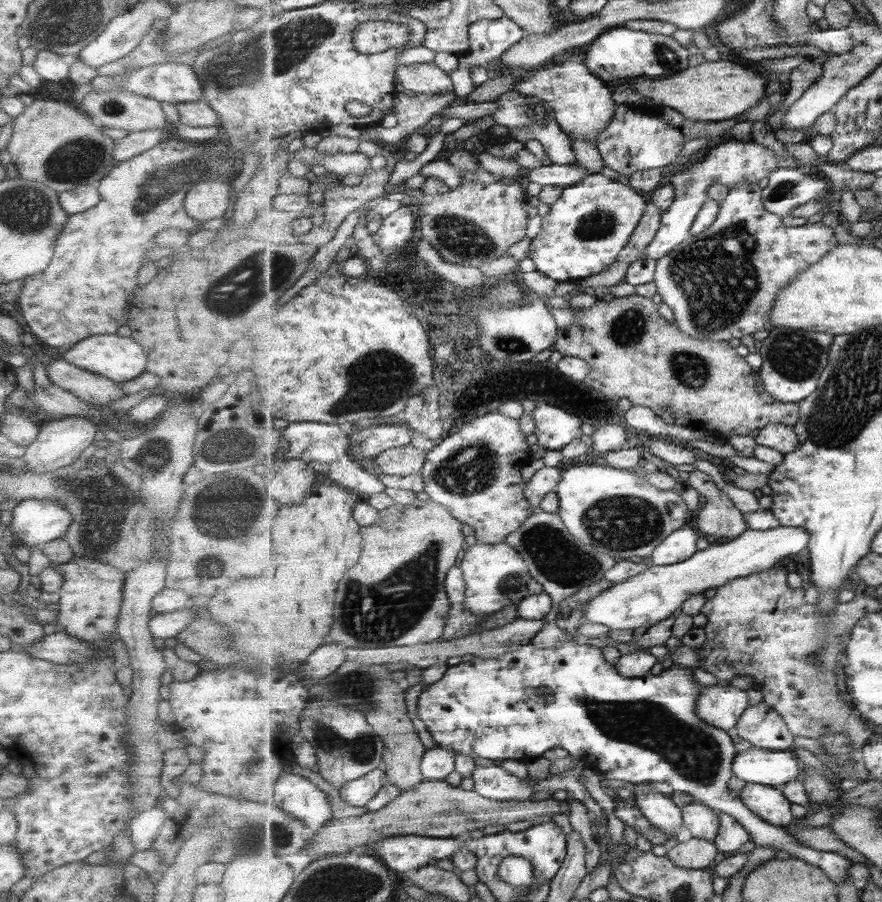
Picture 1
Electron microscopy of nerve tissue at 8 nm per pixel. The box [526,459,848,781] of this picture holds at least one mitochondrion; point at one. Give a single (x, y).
(624, 523)

